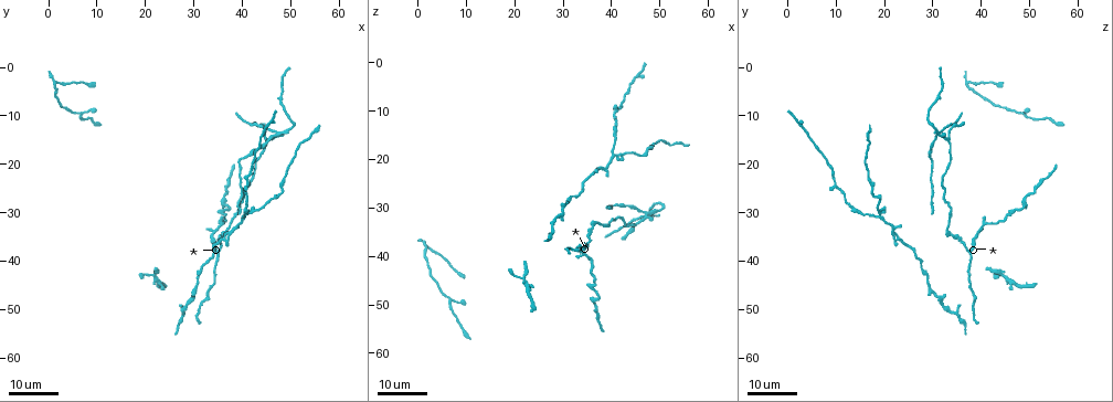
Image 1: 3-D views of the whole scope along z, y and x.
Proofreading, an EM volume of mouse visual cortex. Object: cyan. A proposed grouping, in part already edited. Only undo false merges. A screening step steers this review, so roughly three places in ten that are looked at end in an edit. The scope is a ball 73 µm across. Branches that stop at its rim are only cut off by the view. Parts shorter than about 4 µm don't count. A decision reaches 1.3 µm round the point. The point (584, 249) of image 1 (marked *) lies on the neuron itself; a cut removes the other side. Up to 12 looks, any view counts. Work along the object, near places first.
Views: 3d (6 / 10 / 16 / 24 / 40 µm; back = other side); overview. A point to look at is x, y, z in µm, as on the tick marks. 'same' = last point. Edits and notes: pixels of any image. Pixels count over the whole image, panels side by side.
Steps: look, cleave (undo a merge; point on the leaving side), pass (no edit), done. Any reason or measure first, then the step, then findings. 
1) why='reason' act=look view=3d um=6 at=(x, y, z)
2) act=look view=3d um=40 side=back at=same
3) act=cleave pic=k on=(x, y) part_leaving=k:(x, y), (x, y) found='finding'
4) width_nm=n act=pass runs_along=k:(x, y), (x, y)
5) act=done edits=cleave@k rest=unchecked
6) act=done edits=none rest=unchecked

why='calibre changes' act=look view=3d um=16 at=(42.5, 20.5, 33.0)

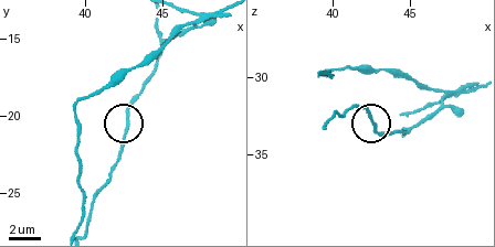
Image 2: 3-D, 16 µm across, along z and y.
act=look view=3d um=10 at=(42.8, 20.6, 33.2)

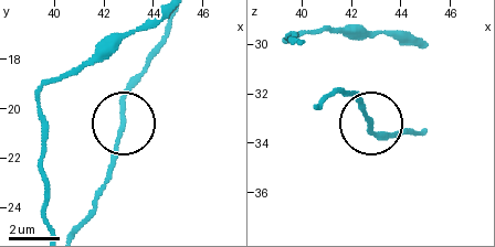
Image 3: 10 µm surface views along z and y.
act=pass found='all the same neuron'

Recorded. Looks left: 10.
why='looks like a crossing' act=look view=3d um=24 at=(47.5, 13.5, 31.0)

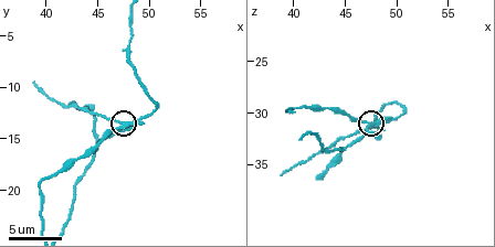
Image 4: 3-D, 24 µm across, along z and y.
act=look view=3d um=10 at=(47.4, 13.8, 31.2)

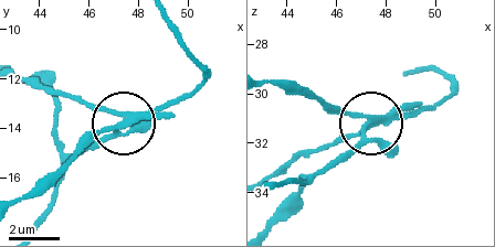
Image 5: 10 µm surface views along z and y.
act=look view=3d um=6 at=(47.3, 13.9, 31.0)

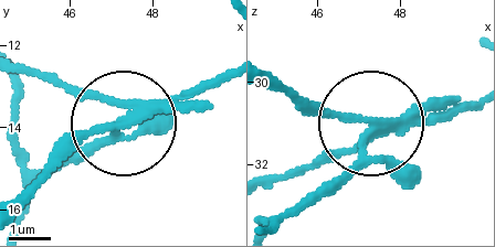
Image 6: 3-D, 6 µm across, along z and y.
width_nm=210 act=cleave pic=6 on=(92, 128) part_leaving=6:(148, 109), (79, 133), (25, 183) found='two neurons meet here'

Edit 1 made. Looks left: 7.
why='thick turns thin' act=look view=3d um=24 at=(37.5, 28.5, 49.0)

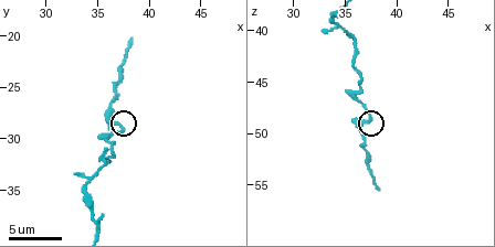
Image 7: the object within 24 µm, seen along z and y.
act=look view=3d um=6 at=(37.4, 29.0, 48.6)

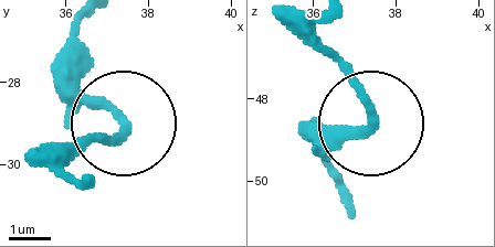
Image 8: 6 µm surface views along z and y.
width_nm=240 act=pass runs_along=8:(323, 19), (315, 41), (368, 121), (305, 125) found='one neuron here'

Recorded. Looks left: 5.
why='arms part here' act=look view=3d um=24 at=(28.0, 50.5, 35.0)

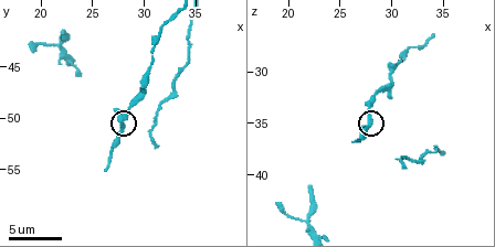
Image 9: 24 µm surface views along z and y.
act=look view=3d um=10 at=same

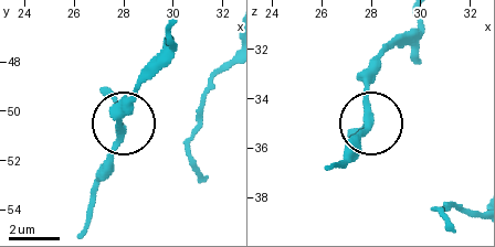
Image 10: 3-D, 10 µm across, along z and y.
side_arm_um=25 arms=3 act=pass found='one neuron here'

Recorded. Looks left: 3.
why='four or more arms meet' act=look view=3d um=6 at=(21.6, 43.0, 44.4)

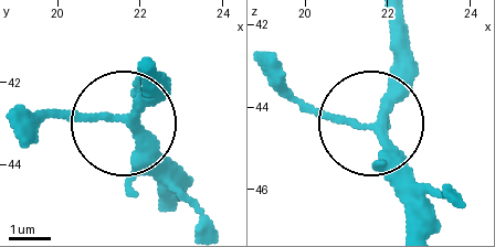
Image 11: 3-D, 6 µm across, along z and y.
act=pass found='continuous, no second neuron'

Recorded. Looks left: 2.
why='four arms meet' act=look view=3d um=16 at=(40.5, 31.0, 19.0)

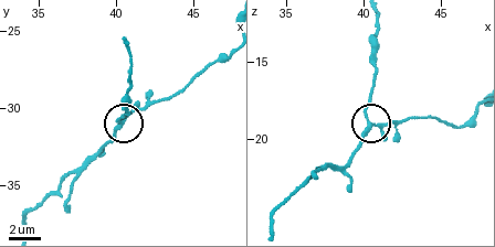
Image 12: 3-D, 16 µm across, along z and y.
act=look view=3d um=10 at=same

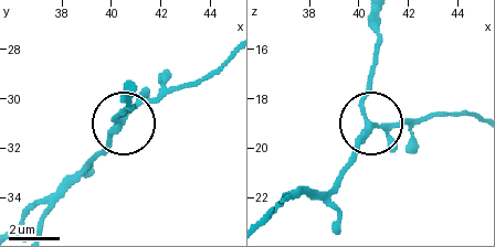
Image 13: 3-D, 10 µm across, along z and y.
side_arm_um=29 act=pass found='all the same neuron'

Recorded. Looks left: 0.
act=done edits=cleave@6 rest=unchecked

